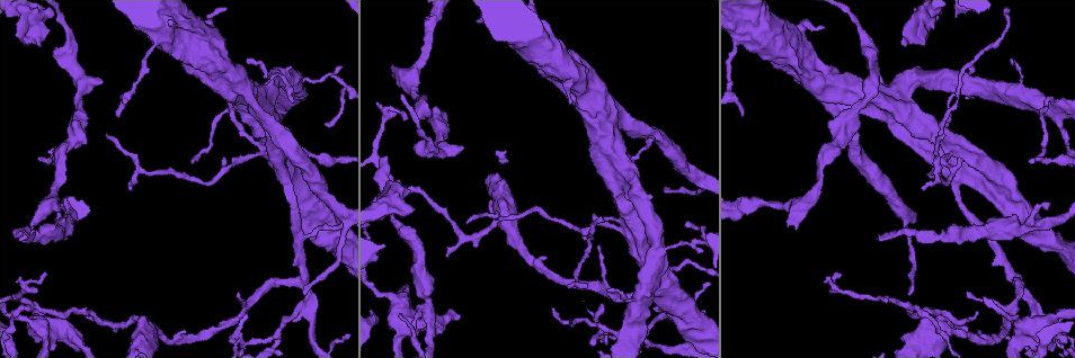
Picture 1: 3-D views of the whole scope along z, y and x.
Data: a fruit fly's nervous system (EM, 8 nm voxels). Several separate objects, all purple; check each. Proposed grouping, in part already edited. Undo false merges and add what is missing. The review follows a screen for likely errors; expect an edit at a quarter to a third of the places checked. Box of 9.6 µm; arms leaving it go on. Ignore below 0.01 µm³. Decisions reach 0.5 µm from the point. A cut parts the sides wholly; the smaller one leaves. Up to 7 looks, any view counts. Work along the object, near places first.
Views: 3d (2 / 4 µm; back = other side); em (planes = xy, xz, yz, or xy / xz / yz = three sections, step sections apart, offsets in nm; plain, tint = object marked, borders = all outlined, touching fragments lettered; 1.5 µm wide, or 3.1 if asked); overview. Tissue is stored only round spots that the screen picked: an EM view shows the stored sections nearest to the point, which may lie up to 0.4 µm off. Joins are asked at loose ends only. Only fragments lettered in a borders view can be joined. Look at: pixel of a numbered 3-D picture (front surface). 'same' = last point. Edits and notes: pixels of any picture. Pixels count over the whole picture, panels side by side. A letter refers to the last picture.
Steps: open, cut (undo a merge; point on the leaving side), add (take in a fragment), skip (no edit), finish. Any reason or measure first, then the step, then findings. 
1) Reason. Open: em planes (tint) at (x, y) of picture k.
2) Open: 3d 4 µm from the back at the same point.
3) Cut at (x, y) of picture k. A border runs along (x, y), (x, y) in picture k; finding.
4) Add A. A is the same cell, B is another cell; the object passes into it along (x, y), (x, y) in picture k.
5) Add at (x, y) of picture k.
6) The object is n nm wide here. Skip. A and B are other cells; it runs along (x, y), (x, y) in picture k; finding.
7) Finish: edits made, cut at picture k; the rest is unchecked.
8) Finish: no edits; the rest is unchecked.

Branch stops here. Open: 3d 2 µm from the back at (462, 149) of picture 1.

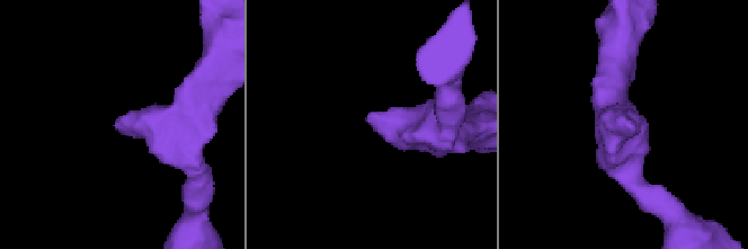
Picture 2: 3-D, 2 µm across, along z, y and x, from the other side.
Open: em yz step 8 (borders) at (119, 125) of picture 2.

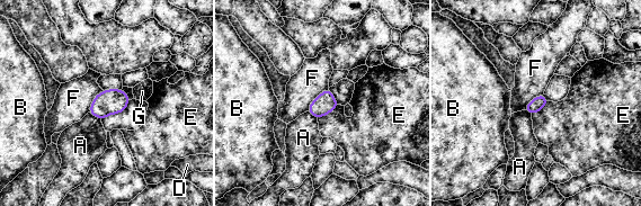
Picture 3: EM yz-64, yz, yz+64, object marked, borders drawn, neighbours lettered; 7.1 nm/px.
Open: em planes (borders) at the same point.

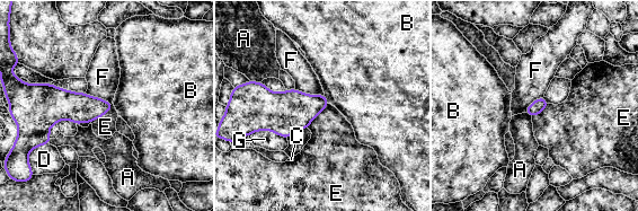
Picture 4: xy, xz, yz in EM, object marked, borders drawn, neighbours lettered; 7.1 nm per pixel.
Skip. A, B, C, D, E, F and G are other cells; no lettered fragment goes on from it.

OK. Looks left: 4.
Free end. Open: 3d 2 µm from the back at (386, 155) of picture 1.

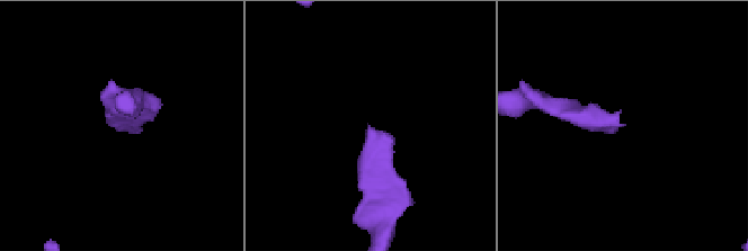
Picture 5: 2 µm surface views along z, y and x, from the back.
Open: em planes (borders) at (116, 113) of picture 5.

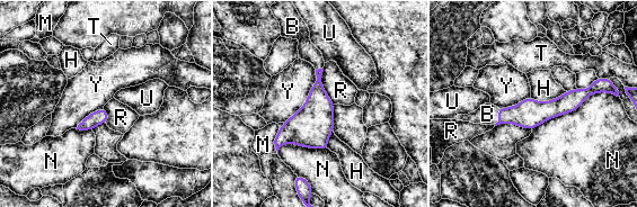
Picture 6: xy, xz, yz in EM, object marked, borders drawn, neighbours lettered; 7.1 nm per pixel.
The object is 200 nm wide here. Add at (487, 114) of picture 6. B is the same cell, H, M, N, R, T, U and Y are other cells; the object passes into it along (529, 114), (498, 116), (487, 114) in picture 6; the neuron continues.

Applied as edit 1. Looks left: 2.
Finish: edits made, add at picture 6; the rest is unchecked.

